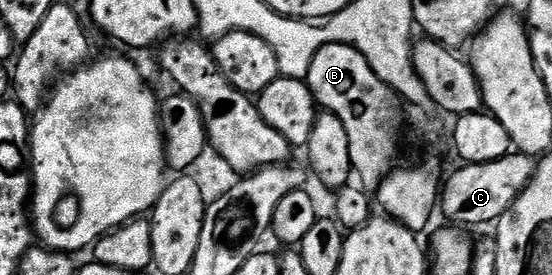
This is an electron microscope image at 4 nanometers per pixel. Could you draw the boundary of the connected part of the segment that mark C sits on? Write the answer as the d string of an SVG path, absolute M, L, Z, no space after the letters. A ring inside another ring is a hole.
M511 152L500 160L492 160L484 164L459 165L459 170L447 182L445 179L441 187L441 213L446 213L454 221L451 223L461 224L466 228L482 226L485 222L497 223L532 180L535 165L535 159L531 155L521 152Z

